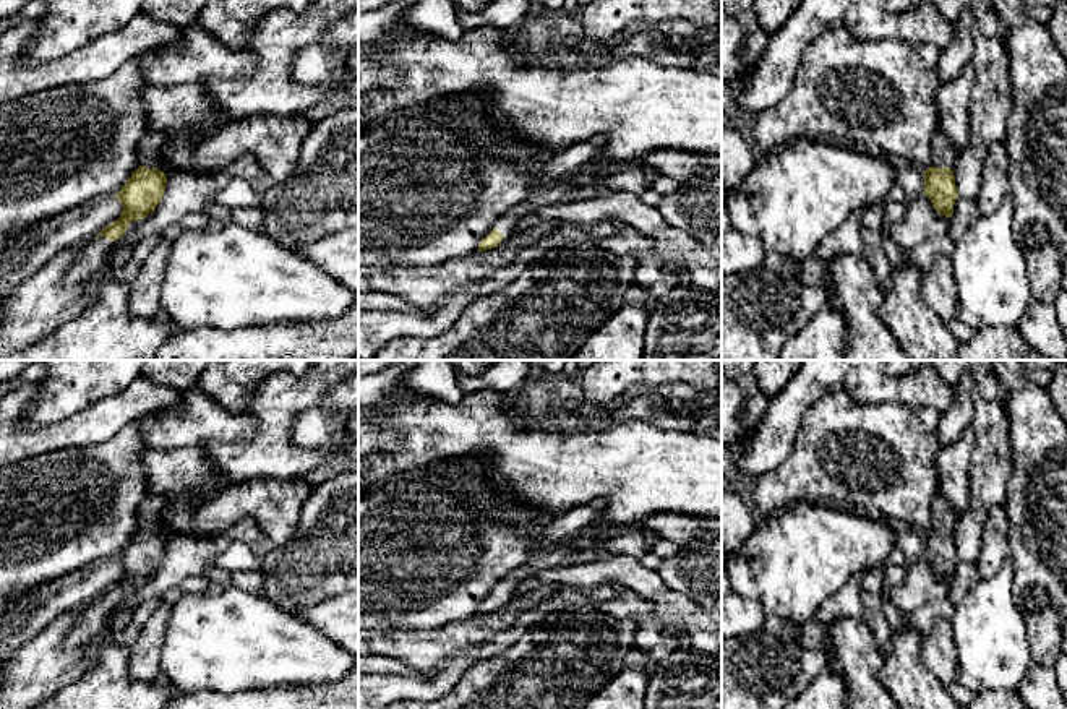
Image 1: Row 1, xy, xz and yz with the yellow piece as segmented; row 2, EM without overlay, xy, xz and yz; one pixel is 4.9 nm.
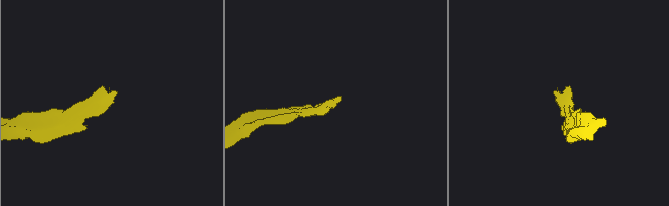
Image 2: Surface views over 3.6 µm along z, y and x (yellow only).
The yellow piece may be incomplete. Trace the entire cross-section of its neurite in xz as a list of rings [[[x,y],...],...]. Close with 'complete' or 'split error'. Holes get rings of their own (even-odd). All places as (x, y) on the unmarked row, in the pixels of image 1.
[[[569,540],[534,552],[534,555],[525,565],[511,571],[499,582],[495,592],[486,600],[483,600],[483,604],[478,607],[478,615],[485,615],[498,610],[503,600],[509,597],[509,594],[514,591],[516,586],[534,578],[543,569],[551,569],[566,563],[569,553],[582,548],[584,545],[585,542],[582,540]]]; split error

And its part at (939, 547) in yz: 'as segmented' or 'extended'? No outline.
extended

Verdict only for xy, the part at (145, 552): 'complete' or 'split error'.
split error

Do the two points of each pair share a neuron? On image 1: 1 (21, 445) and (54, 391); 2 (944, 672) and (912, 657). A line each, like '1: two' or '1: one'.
1: two
2: two

